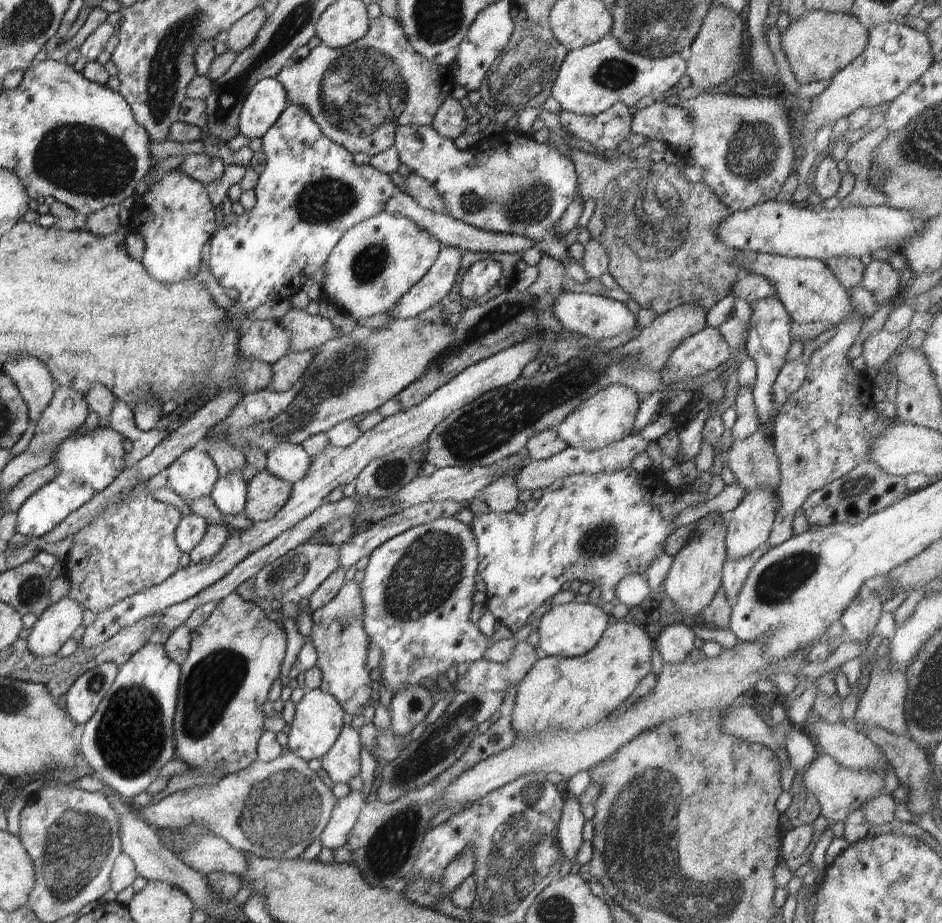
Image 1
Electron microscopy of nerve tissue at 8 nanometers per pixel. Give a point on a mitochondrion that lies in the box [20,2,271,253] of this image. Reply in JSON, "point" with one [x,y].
{"point":[84,160]}

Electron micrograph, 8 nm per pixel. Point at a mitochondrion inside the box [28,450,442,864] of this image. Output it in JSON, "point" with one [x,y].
{"point":[283,807]}

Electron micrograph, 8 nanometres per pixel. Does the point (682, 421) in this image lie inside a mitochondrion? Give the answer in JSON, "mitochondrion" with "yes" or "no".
{"mitochondrion":"no"}

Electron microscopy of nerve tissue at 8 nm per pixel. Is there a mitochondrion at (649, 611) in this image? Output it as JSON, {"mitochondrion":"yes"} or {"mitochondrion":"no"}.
{"mitochondrion":"no"}

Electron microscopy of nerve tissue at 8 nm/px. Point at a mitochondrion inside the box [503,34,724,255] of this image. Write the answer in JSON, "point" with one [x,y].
{"point":[615,73]}

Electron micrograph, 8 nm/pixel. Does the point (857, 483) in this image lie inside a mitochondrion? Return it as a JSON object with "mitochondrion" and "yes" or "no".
{"mitochondrion":"yes"}

